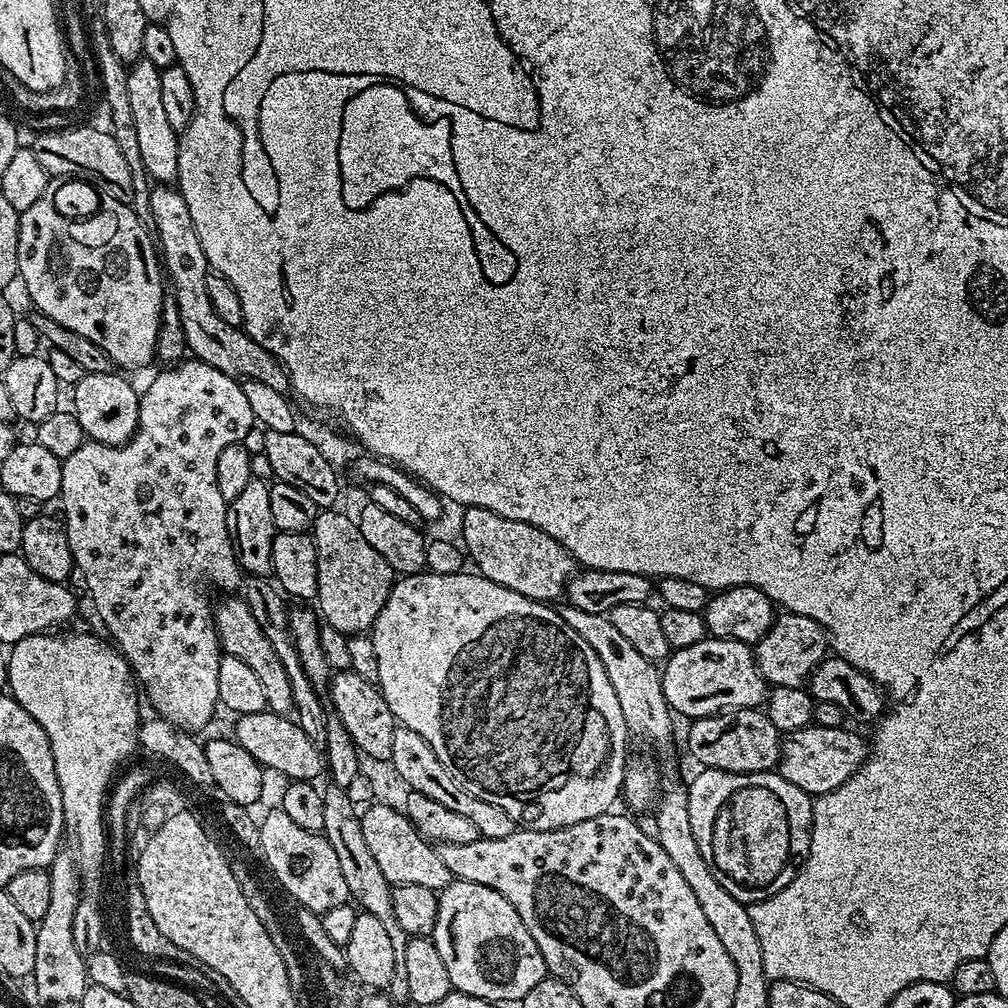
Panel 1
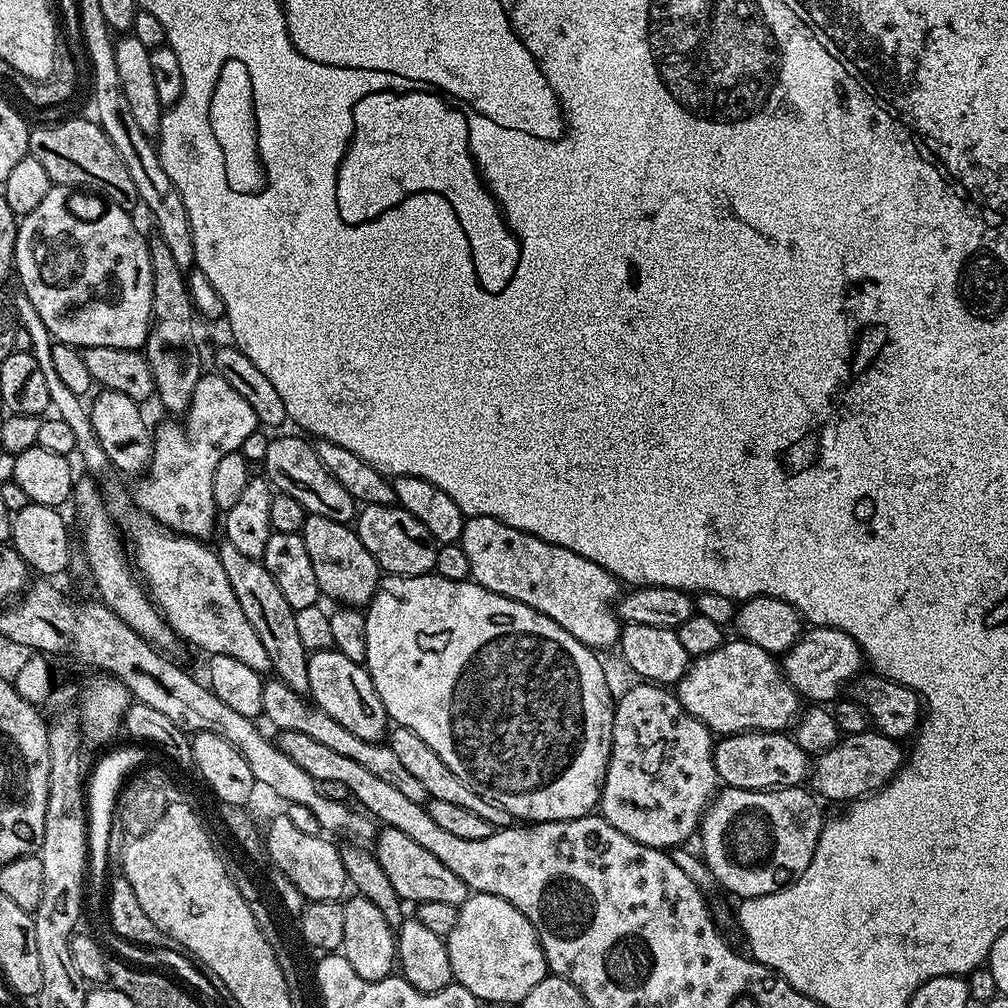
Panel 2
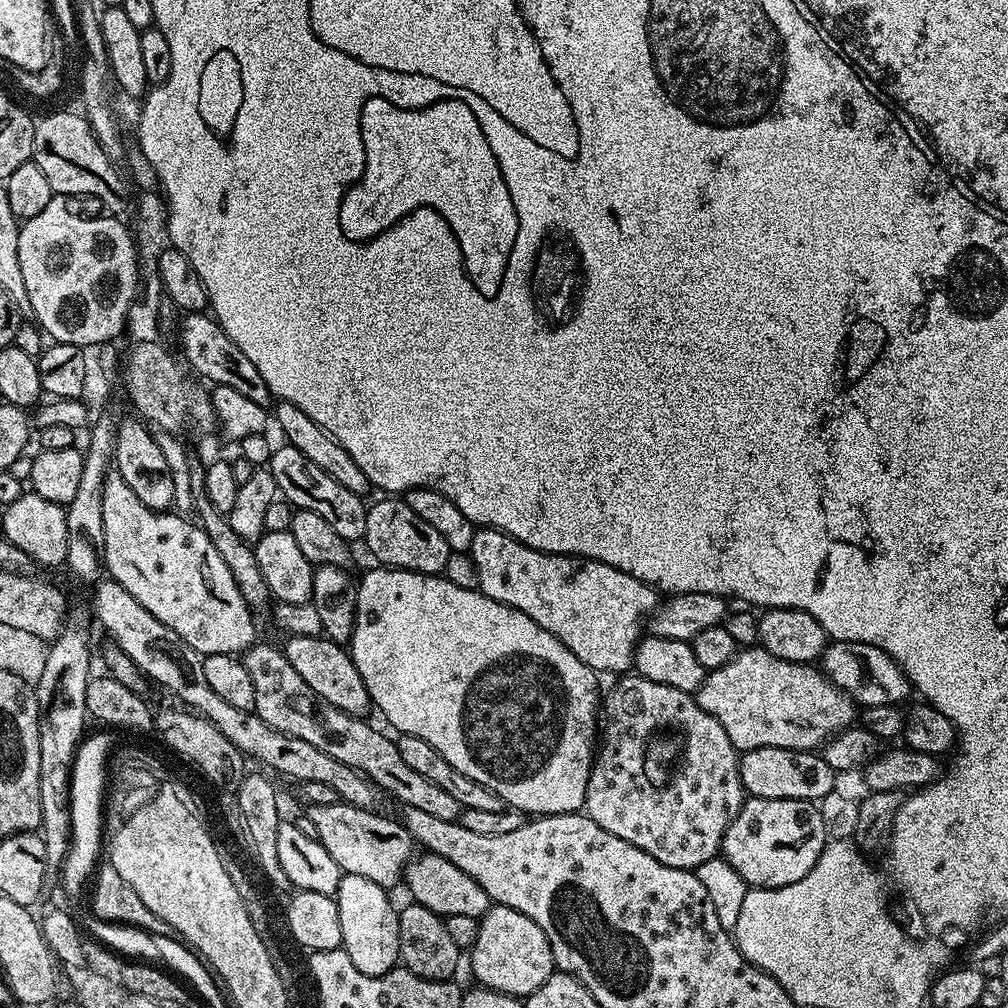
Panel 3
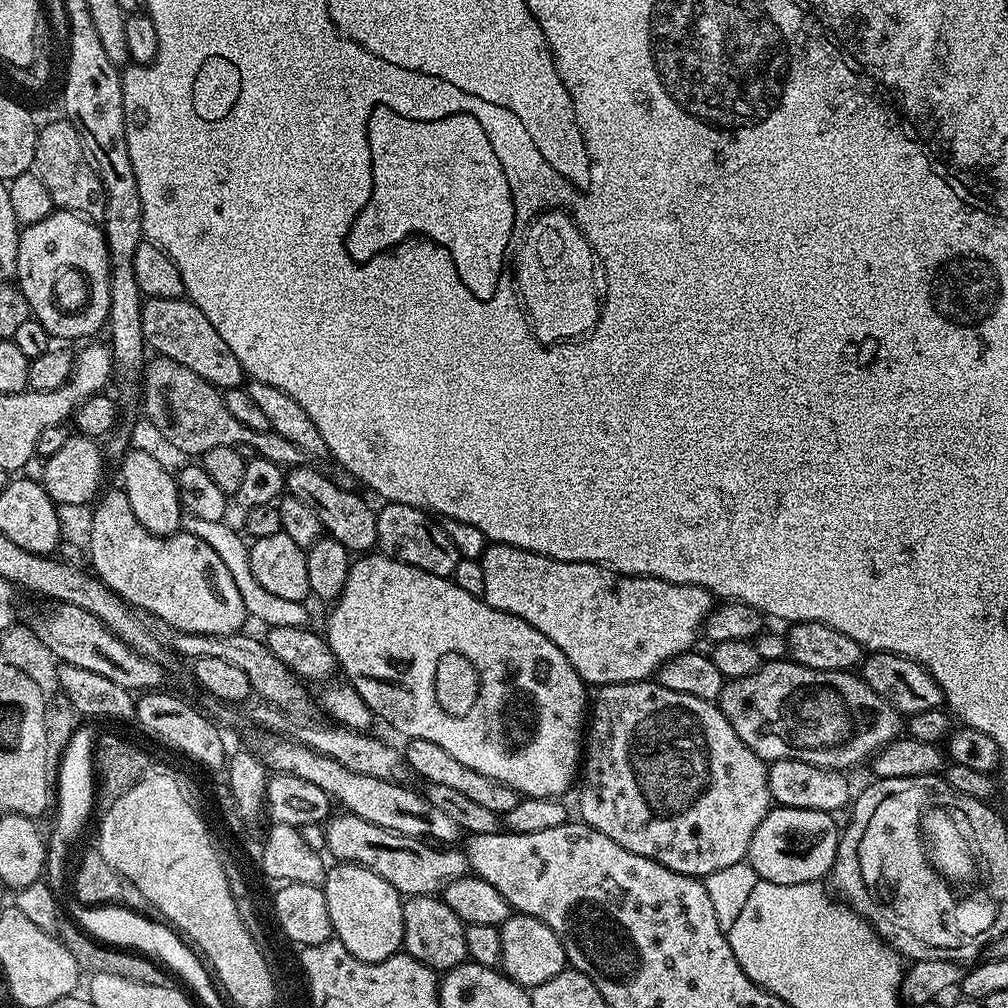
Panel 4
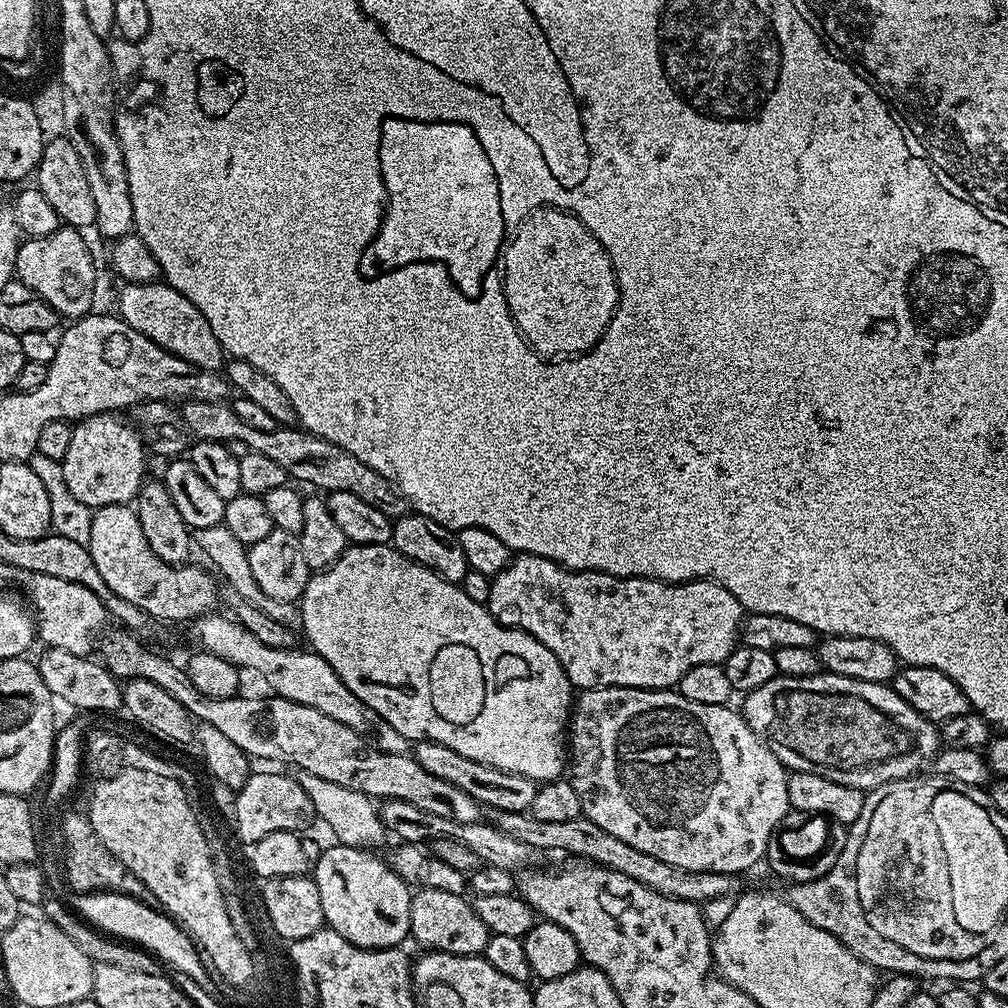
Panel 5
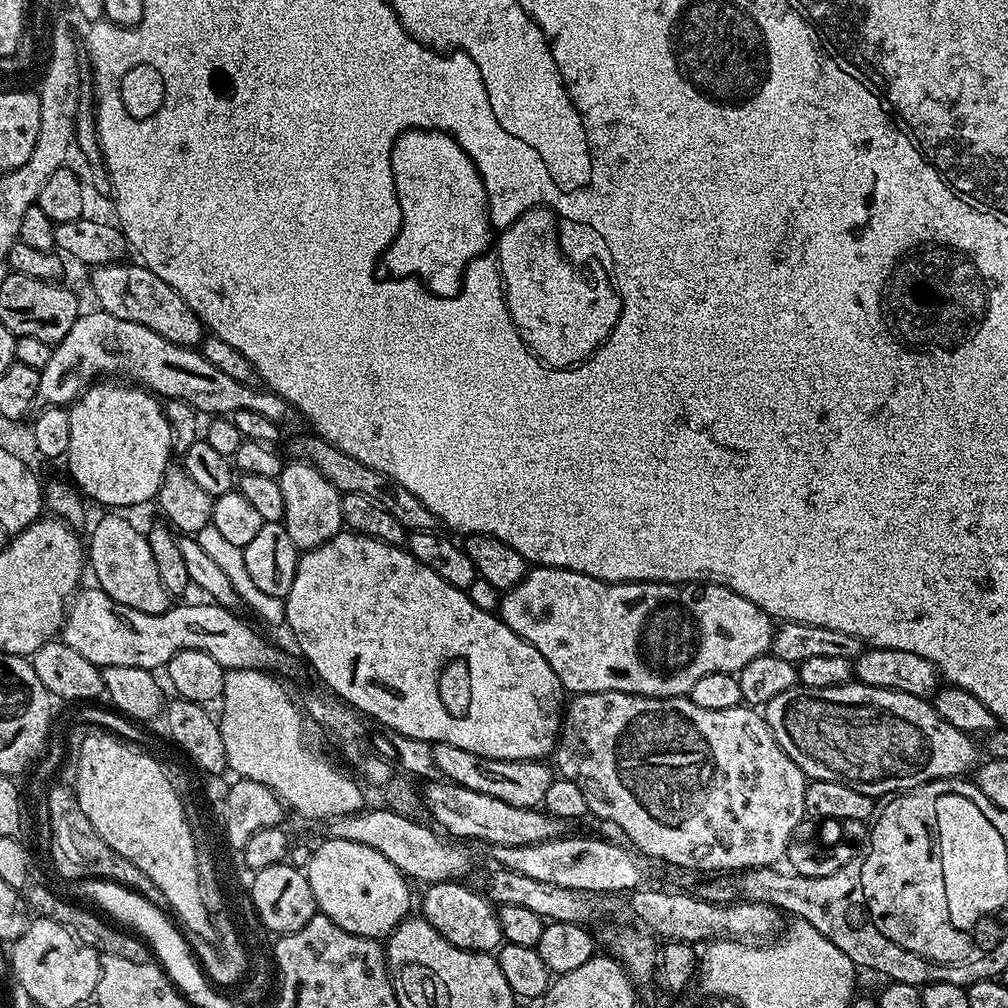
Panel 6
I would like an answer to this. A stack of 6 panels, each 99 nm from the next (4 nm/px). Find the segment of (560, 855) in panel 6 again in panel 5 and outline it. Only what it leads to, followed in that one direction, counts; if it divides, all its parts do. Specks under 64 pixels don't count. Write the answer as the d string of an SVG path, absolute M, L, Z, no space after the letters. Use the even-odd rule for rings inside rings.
M385 800L379 805L380 821L384 823L385 829L392 832L400 842L423 845L424 840L457 840L472 856L477 856L477 861L493 868L506 868L509 870L520 870L531 856L533 849L528 848L508 834L502 834L500 830L483 819L475 820L469 824L459 824L450 818L438 818L438 814L426 814L426 810L418 810L418 806L410 806L410 802L401 800Z

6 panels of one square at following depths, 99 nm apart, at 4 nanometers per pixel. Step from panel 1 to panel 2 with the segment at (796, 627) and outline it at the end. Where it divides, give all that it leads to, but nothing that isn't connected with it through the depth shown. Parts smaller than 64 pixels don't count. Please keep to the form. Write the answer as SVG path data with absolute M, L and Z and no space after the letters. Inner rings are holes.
M819 626L801 631L794 646L790 646L790 650L782 656L784 676L795 688L797 694L808 702L835 701L843 693L840 691L843 688L845 691L846 686L851 685L852 681L861 675L860 667L865 667L865 664L864 654L860 651L858 642L850 638L850 634L837 628Z

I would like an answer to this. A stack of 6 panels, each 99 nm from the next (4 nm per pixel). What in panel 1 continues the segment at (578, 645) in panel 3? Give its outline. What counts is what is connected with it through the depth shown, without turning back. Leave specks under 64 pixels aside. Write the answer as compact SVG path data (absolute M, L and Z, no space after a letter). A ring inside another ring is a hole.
M464 508L464 517L460 520L460 536L466 556L472 560L475 571L486 577L490 582L498 582L498 586L506 586L518 594L531 600L541 602L556 602L565 595L569 580L574 575L574 561L572 555L558 543L550 534L538 530L538 526L530 526L530 522L518 522L514 518L502 518L502 514L494 514L494 510L485 508Z

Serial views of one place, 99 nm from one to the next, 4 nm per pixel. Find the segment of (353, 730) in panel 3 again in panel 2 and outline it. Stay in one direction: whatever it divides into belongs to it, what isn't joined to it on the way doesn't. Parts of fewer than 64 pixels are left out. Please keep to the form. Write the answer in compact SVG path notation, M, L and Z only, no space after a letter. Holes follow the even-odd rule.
M277 678L267 679L263 686L262 702L263 715L277 727L277 731L295 730L307 734L315 741L322 742L322 746L327 746L330 750L343 754L346 758L354 758L354 762L358 762L358 766L366 766L366 770L370 770L370 774L382 778L382 782L387 782L389 786L395 786L401 794L406 794L406 798L411 798L413 802L424 804L429 799L426 786L422 786L422 782L418 782L418 778L414 778L414 774L410 774L410 770L406 770L406 766L402 766L402 761L395 756L394 750L389 748L387 743L371 744L358 738L358 734L350 734L350 730L346 730L346 726L334 722L334 718L330 718L330 714L310 705L303 695L294 692L283 681Z

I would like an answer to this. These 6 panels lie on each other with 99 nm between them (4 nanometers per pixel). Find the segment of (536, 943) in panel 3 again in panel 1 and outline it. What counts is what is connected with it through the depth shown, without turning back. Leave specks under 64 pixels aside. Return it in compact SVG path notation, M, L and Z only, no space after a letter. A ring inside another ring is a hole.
M454 878L439 889L438 918L430 939L438 946L453 989L474 998L519 1002L546 979L542 954L518 918L518 910L490 886Z

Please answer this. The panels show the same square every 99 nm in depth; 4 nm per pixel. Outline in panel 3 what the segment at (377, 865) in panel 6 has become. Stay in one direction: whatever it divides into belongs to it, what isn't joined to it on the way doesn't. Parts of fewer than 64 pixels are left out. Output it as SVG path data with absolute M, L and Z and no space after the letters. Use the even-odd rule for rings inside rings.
M341 875L340 885L336 891L338 919L342 922L342 947L350 954L350 962L362 974L381 976L392 971L400 964L400 947L398 946L397 905L392 905L389 893L382 886L370 882L370 878Z

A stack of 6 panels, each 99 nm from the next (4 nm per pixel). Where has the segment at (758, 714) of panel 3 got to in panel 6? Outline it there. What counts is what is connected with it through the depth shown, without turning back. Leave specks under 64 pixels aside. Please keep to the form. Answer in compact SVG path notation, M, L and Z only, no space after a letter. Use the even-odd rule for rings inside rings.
M859 682L829 688L797 686L778 694L778 698L770 698L770 702L763 705L762 715L778 746L786 750L790 762L801 768L809 781L842 782L842 786L850 786L850 790L858 790L858 794L873 798L910 792L931 780L960 778L971 773L978 764L978 744L972 741L975 739L969 733L950 726L950 722L943 720L925 697L898 690L875 688Z

